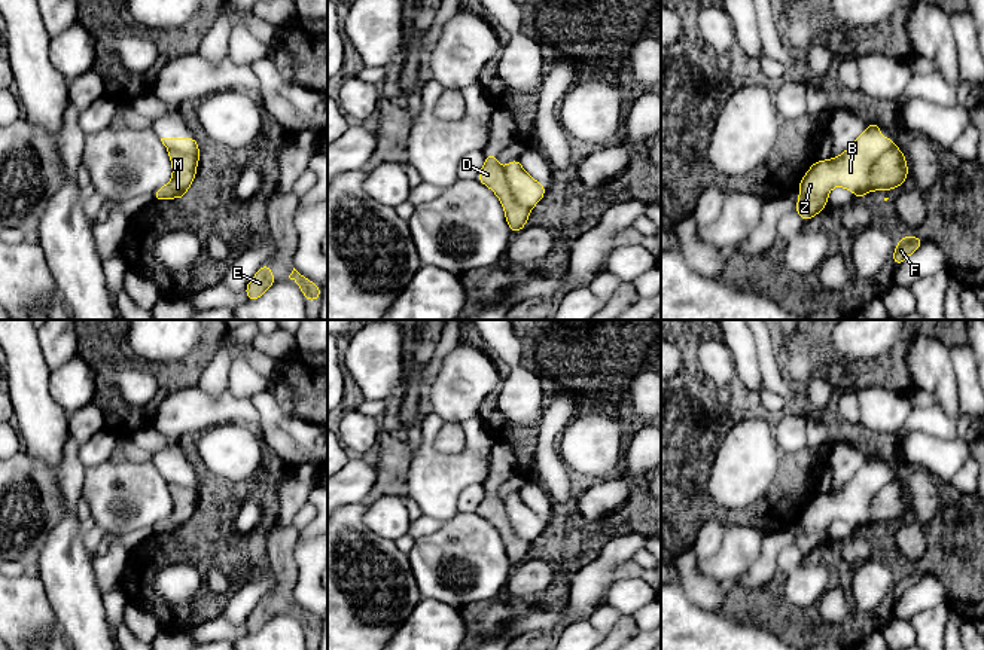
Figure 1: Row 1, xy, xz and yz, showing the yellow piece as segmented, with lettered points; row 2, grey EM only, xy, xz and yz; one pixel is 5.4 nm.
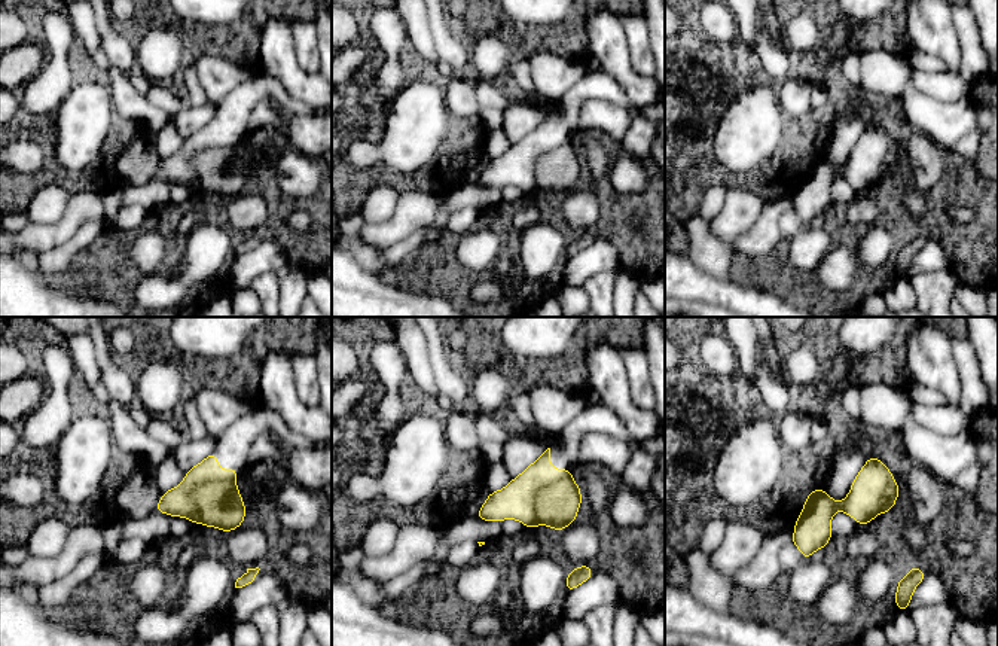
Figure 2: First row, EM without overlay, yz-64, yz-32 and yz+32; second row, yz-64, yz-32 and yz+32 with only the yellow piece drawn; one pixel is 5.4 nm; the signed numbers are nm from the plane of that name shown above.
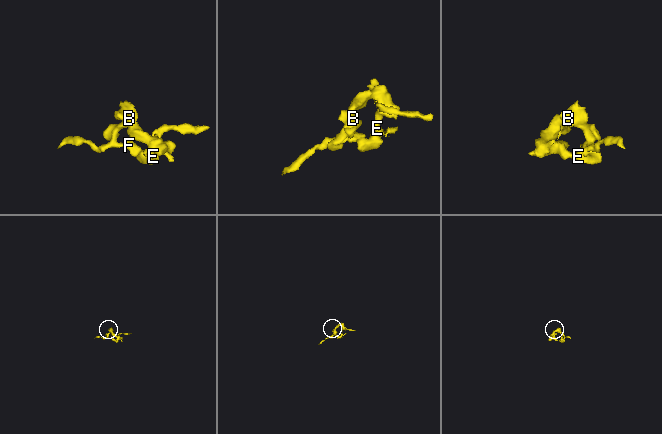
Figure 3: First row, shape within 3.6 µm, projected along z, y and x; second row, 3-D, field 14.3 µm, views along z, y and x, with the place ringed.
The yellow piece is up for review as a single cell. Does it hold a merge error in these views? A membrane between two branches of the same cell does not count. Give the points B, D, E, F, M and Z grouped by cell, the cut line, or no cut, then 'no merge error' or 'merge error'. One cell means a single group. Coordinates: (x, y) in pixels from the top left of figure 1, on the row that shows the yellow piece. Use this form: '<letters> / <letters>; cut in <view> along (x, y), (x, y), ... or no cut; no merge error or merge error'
B Z / D E F M; cut in yz along (893, 146), (874, 162), (868, 189); merge error

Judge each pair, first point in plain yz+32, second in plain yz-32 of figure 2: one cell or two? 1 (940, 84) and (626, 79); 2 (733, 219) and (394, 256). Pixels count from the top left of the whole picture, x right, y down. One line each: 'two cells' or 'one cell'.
1: two cells
2: two cells

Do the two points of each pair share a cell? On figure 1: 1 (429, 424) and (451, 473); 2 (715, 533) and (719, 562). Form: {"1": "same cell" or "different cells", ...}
{"1": "same cell", "2": "different cells"}

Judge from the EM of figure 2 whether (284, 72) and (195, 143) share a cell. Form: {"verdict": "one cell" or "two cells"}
{"verdict": "two cells"}

